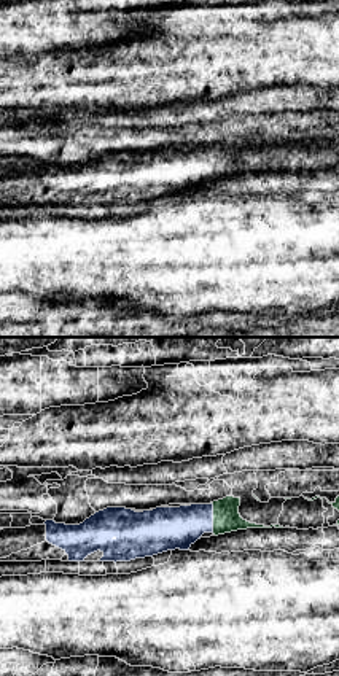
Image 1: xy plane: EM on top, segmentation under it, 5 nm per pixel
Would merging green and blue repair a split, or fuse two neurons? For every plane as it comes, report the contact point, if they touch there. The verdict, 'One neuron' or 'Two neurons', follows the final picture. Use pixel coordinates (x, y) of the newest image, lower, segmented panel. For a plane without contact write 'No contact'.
Touches green at (214, 517)

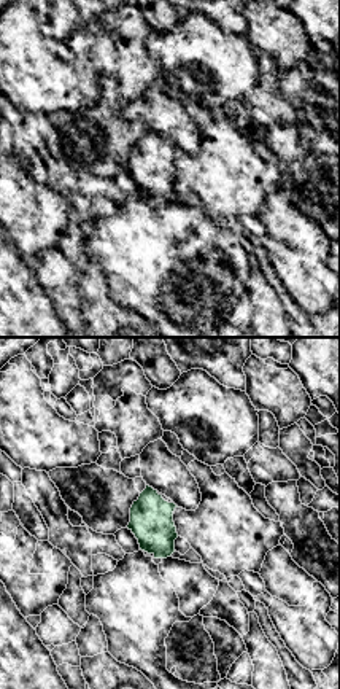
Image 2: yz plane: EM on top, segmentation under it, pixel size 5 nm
No contact

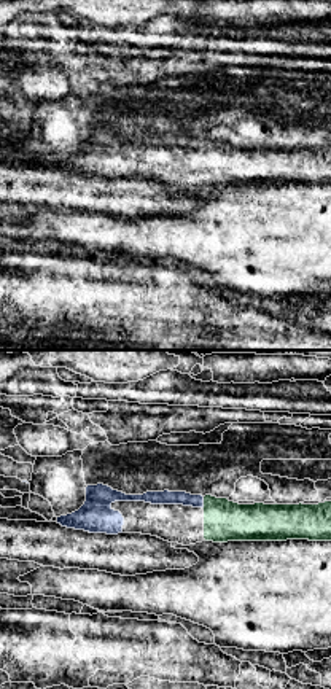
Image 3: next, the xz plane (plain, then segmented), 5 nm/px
Touches green at (204, 503)

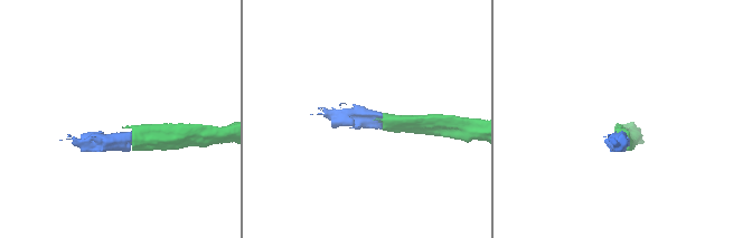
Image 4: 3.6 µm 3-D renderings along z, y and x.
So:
One neuron

